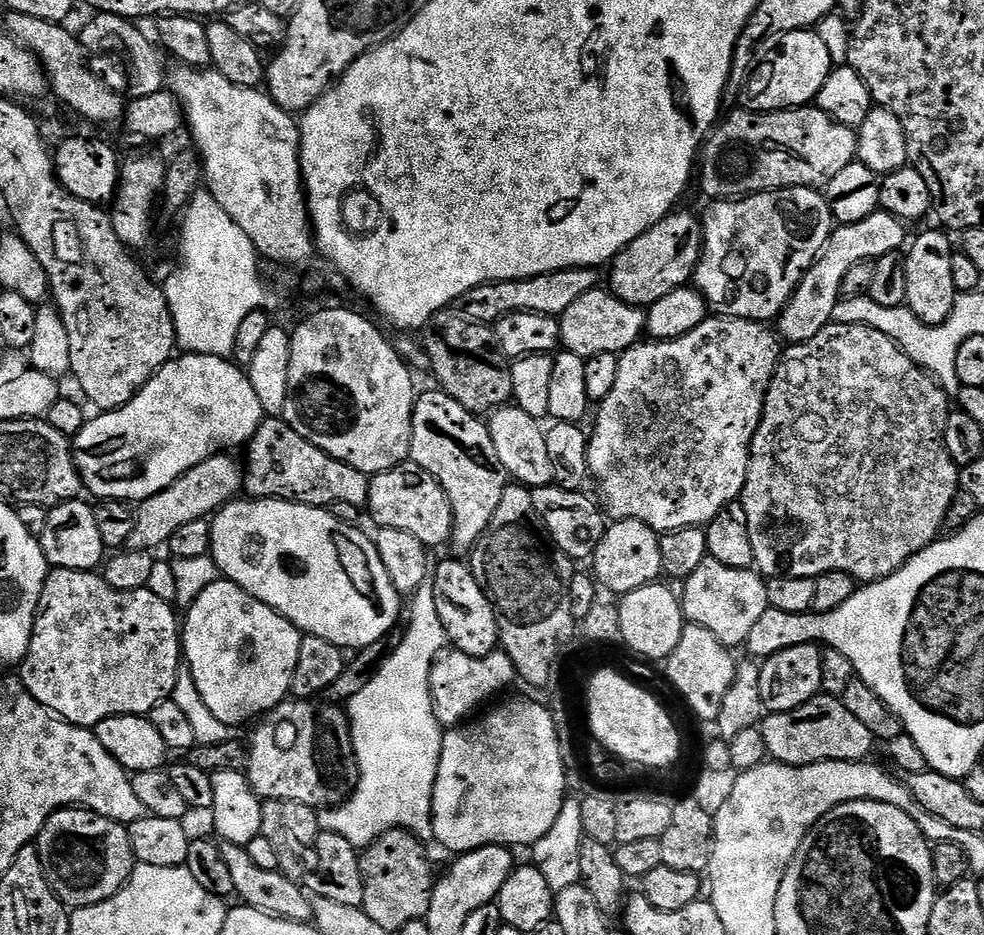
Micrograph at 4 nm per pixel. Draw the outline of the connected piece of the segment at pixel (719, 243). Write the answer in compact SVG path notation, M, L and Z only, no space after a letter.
M815 187L810 188L773 188L767 192L753 192L751 196L739 198L720 198L708 208L708 213L703 213L702 223L704 226L704 249L700 252L700 261L696 267L694 287L702 293L704 301L713 313L721 316L733 316L739 320L758 320L772 322L779 317L780 312L788 305L788 299L796 292L796 288L802 282L802 278L809 272L820 259L823 251L828 246L828 239L834 231L832 211L828 205L827 195Z

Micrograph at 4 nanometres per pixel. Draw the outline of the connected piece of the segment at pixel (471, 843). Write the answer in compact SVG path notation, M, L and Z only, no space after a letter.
M512 700L509 704L500 704L485 720L469 719L467 722L452 726L444 732L444 741L440 751L438 762L438 774L434 782L434 794L432 795L432 835L435 843L449 848L452 854L473 852L479 848L485 848L491 844L501 846L513 846L512 844L526 844L533 846L548 830L554 826L554 820L558 818L559 811L566 799L566 781L564 779L564 763L562 754L559 753L558 734L554 726L554 718L548 713L547 707L536 700Z

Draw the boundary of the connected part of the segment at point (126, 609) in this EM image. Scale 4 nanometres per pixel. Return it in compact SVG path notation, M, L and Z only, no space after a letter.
M52 568L48 573L40 601L36 607L36 621L32 627L30 646L18 665L18 678L24 683L27 692L41 706L47 708L52 715L59 716L61 720L66 720L70 724L77 724L79 728L95 729L98 722L111 716L147 716L149 710L158 702L171 697L176 674L182 667L182 624L178 616L176 620L175 610L177 611L169 601L158 598L158 594L154 594L148 587L138 590L114 590L114 586L107 584L103 575L96 572Z

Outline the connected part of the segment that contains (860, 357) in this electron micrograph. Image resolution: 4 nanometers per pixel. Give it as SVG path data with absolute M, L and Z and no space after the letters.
M830 323L814 334L814 338L785 347L782 356L764 399L764 413L752 439L752 457L748 463L744 490L738 501L746 510L755 567L765 578L815 578L827 572L846 572L858 582L875 582L886 578L907 560L914 558L914 554L941 539L945 531L946 510L950 510L950 502L954 502L956 493L961 491L960 468L954 458L950 458L950 450L946 450L944 445L950 397L937 384L935 376L915 364L889 336L882 334L882 330L874 330L869 324Z

